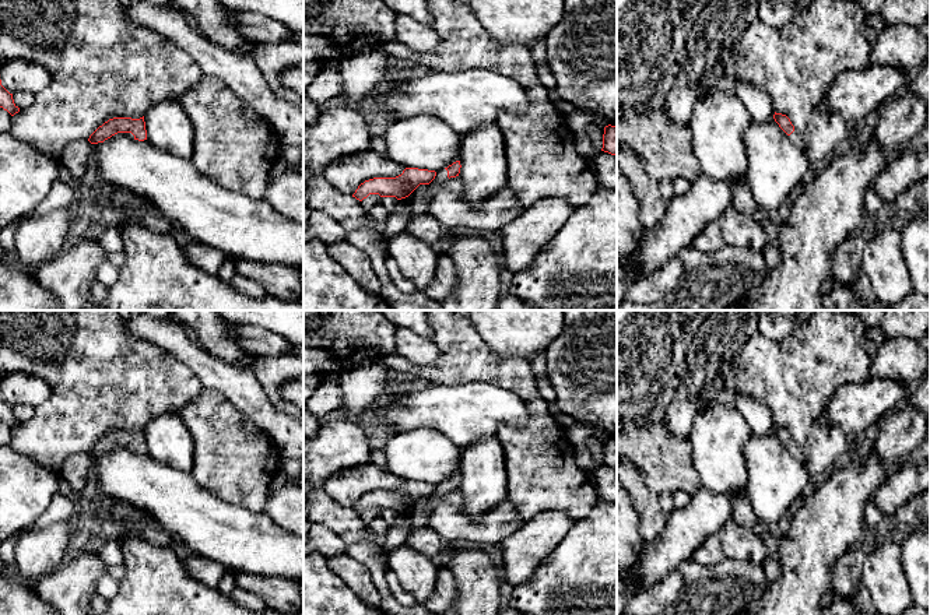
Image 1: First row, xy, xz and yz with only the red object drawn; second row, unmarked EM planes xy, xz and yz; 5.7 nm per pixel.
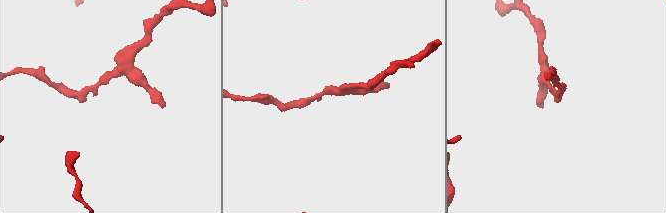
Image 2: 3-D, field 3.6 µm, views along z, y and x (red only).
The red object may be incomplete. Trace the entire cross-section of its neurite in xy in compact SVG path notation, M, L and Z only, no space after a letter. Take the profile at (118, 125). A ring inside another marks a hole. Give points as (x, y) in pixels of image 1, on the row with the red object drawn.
M144 116L140 119L113 117L99 126L88 138L91 144L103 143L117 133L131 133L134 140L147 140Z

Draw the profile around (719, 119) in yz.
M708 88L696 99L689 120L692 151L703 175L715 180L745 182L744 131L751 122L736 92Z

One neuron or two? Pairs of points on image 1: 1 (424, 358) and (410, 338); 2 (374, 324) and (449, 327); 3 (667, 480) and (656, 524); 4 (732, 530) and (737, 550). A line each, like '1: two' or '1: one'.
1: one
2: two
3: two
4: one

